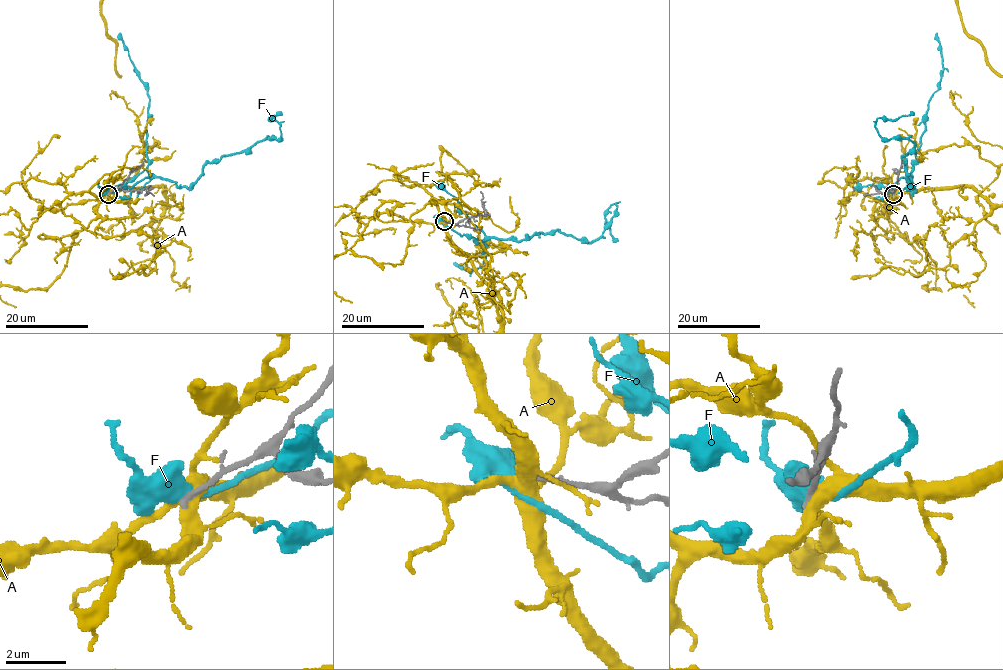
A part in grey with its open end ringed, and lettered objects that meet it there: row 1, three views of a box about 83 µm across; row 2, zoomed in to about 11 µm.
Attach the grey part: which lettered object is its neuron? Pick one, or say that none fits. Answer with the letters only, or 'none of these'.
none of these

